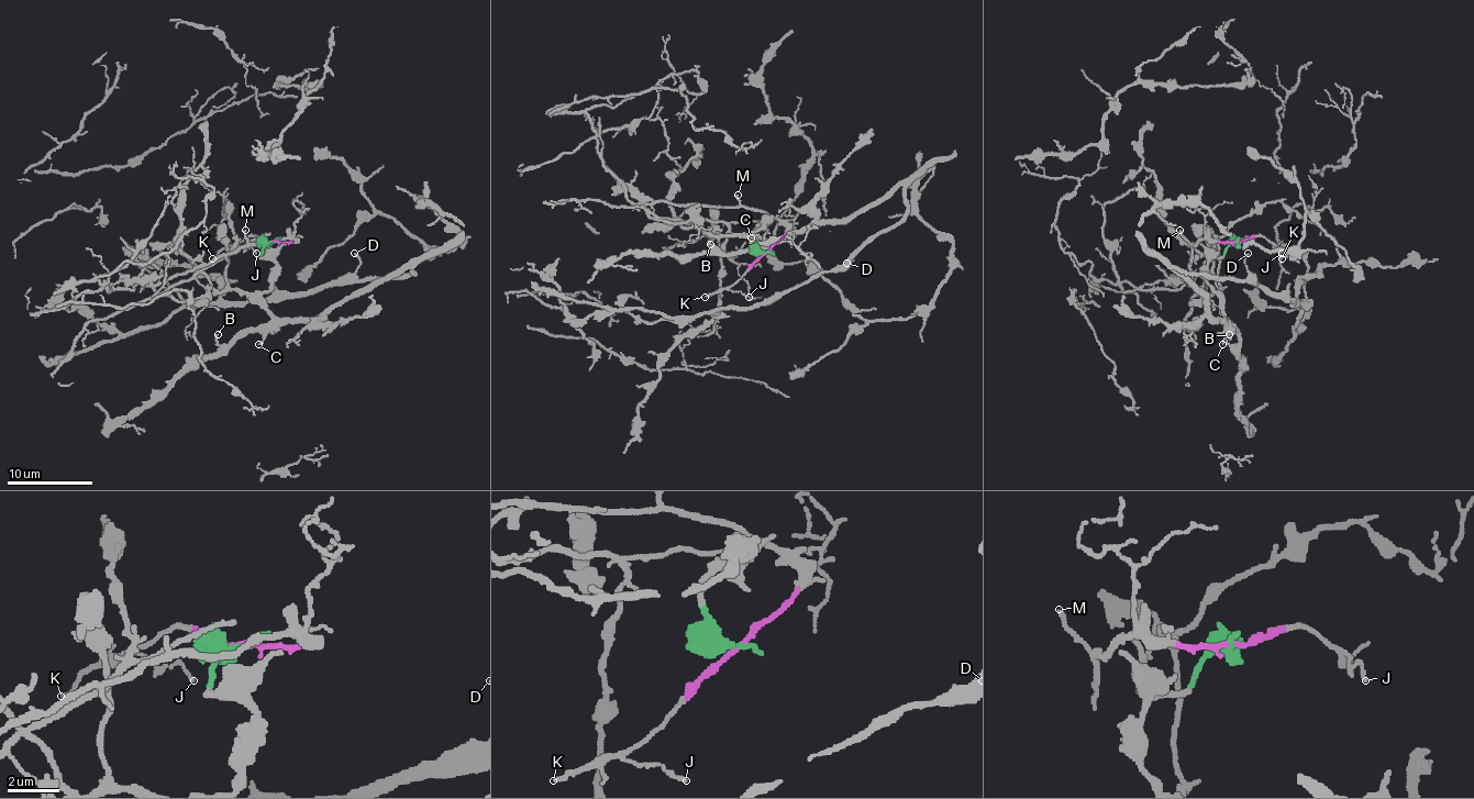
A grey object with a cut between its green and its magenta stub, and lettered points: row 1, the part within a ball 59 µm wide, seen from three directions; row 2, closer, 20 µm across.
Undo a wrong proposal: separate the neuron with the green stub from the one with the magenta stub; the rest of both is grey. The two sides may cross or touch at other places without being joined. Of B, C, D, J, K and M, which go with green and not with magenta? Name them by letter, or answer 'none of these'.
B, C, D

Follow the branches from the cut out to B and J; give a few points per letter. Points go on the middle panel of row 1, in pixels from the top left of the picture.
B: (766, 252), (753, 233), (768, 222), (753, 235), (764, 241), (755, 247), (721, 254), (710, 243)
J: (766, 252), (730, 288), (749, 297)

